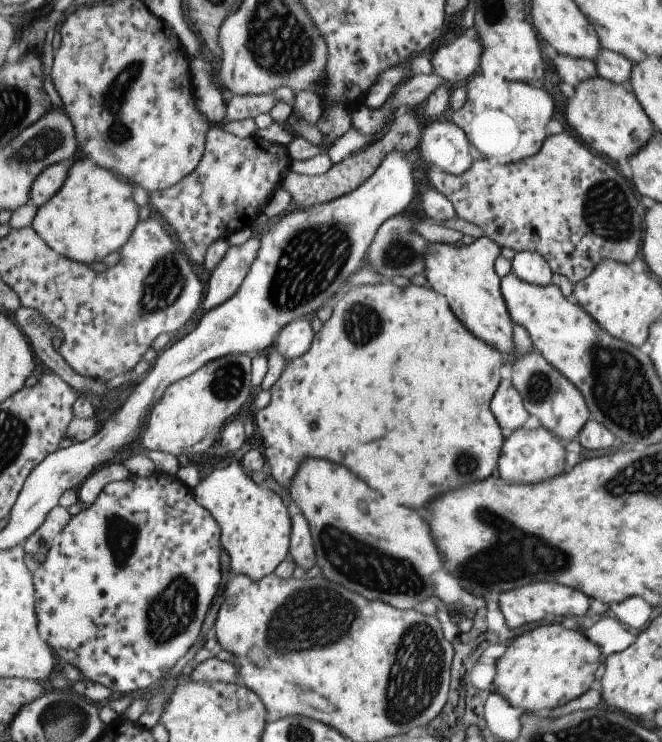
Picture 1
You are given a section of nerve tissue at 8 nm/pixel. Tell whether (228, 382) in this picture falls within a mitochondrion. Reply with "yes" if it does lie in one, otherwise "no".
yes

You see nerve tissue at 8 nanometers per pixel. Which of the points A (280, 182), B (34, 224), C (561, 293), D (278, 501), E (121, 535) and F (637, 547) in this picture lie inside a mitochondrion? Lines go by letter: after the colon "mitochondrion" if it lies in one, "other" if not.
A: other
B: other
C: other
D: other
E: mitochondrion
F: other

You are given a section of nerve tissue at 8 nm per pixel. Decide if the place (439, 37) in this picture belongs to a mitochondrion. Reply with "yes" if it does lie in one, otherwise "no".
no

